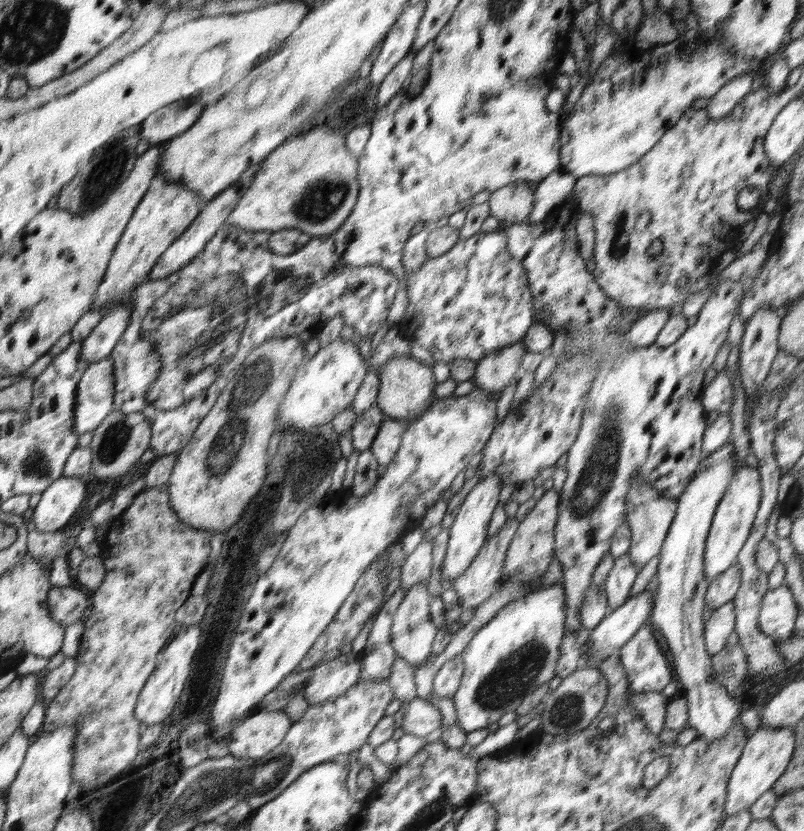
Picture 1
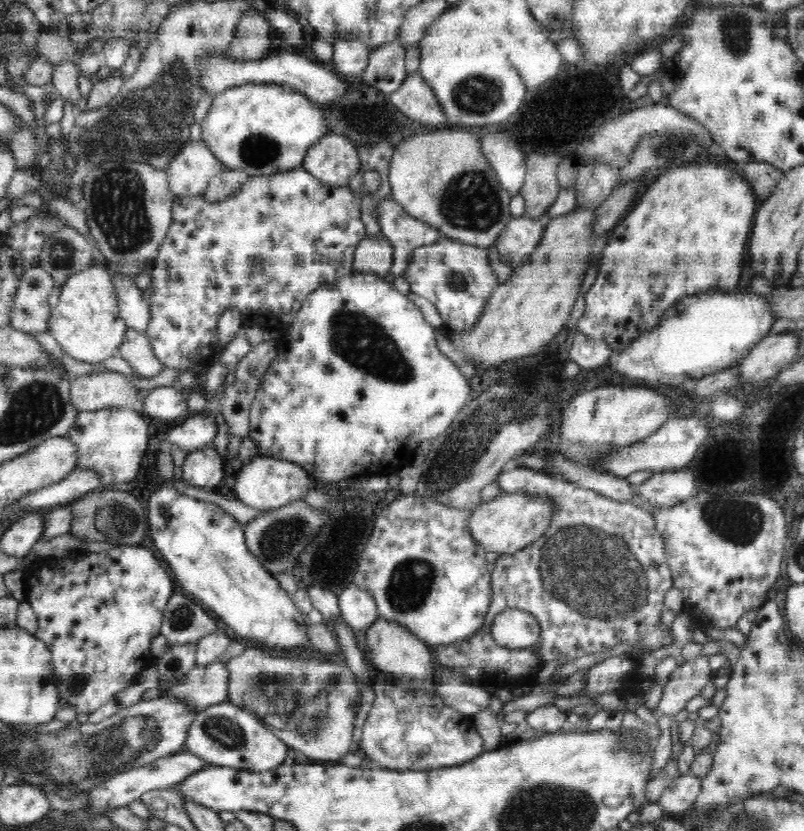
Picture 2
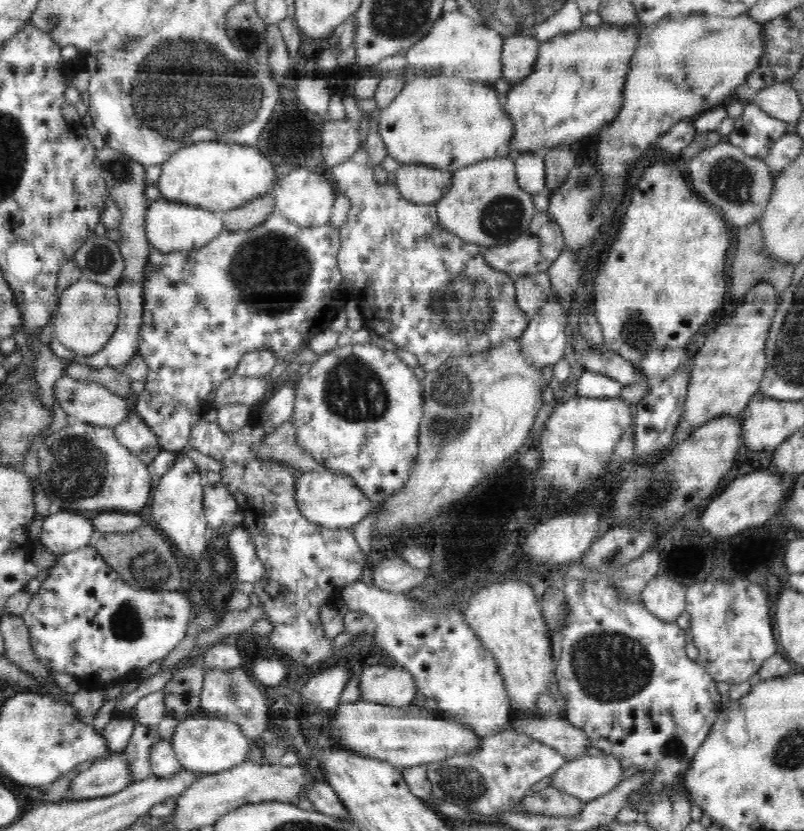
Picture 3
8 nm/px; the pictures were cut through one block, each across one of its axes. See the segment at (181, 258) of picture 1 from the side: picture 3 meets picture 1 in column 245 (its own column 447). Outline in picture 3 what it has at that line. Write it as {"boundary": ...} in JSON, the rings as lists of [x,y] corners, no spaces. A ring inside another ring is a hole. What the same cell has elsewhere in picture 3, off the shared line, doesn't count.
{"boundary":[[[425,164],[400,166],[396,175],[398,191],[404,201],[414,205],[434,205],[450,190],[453,174]]]}

